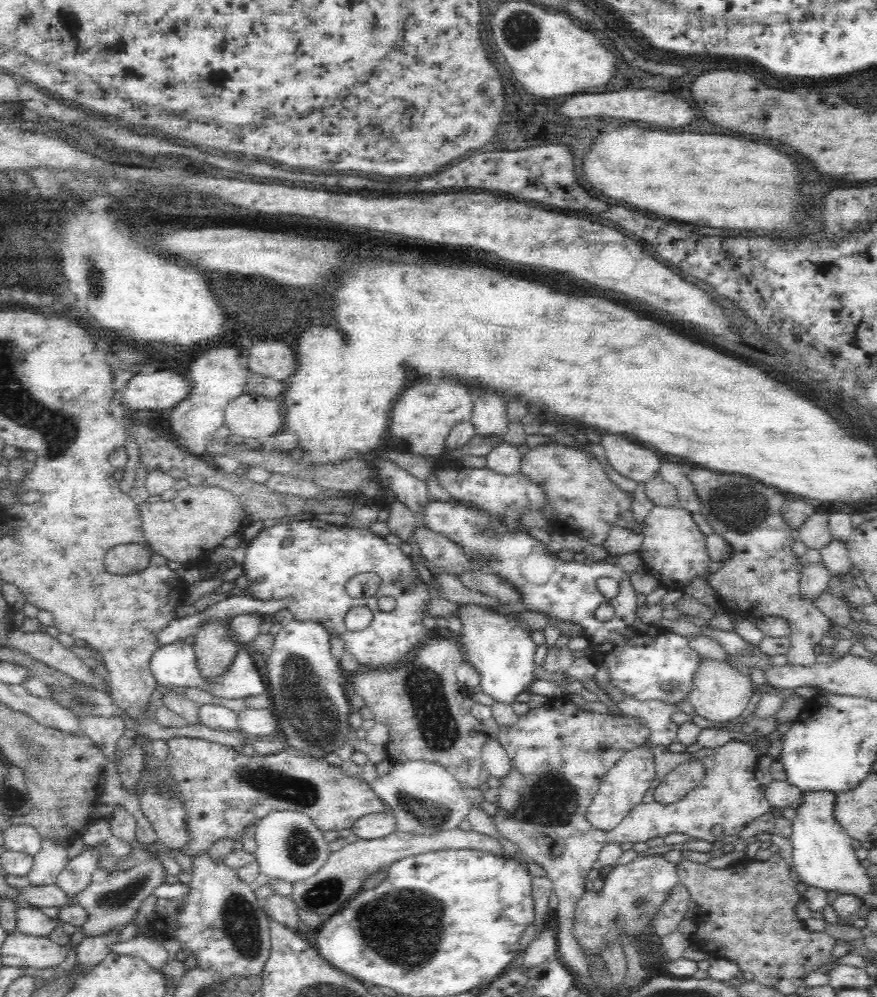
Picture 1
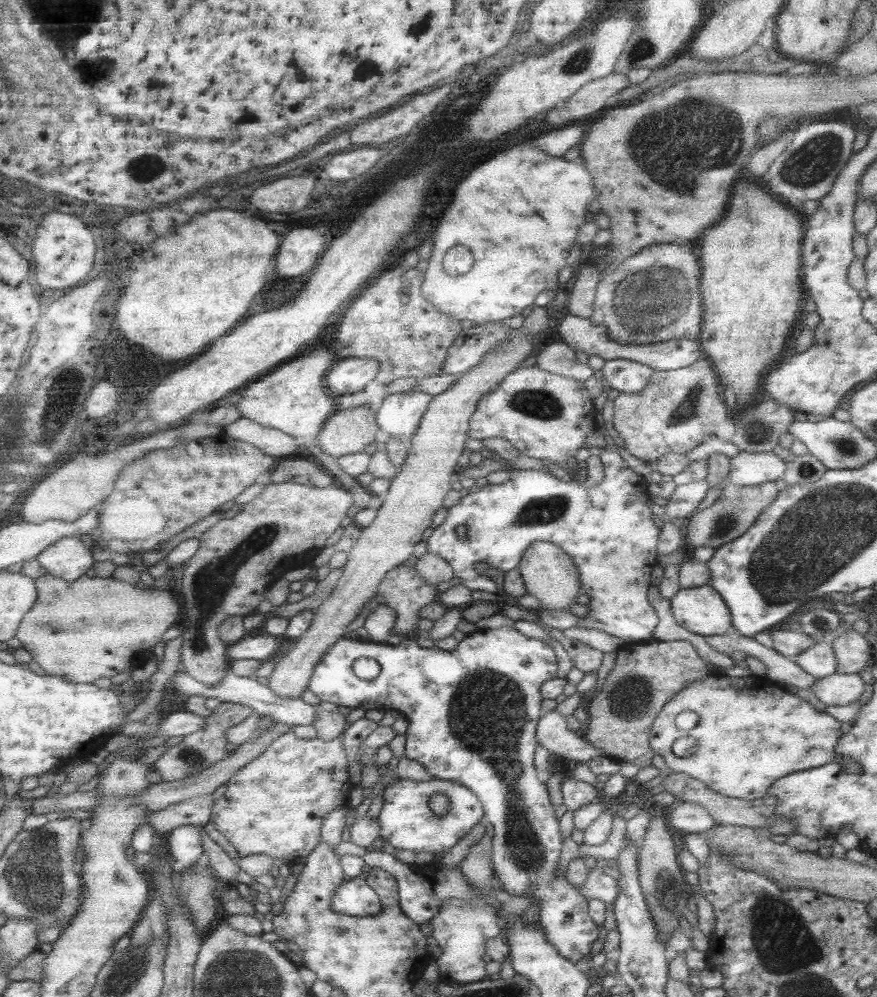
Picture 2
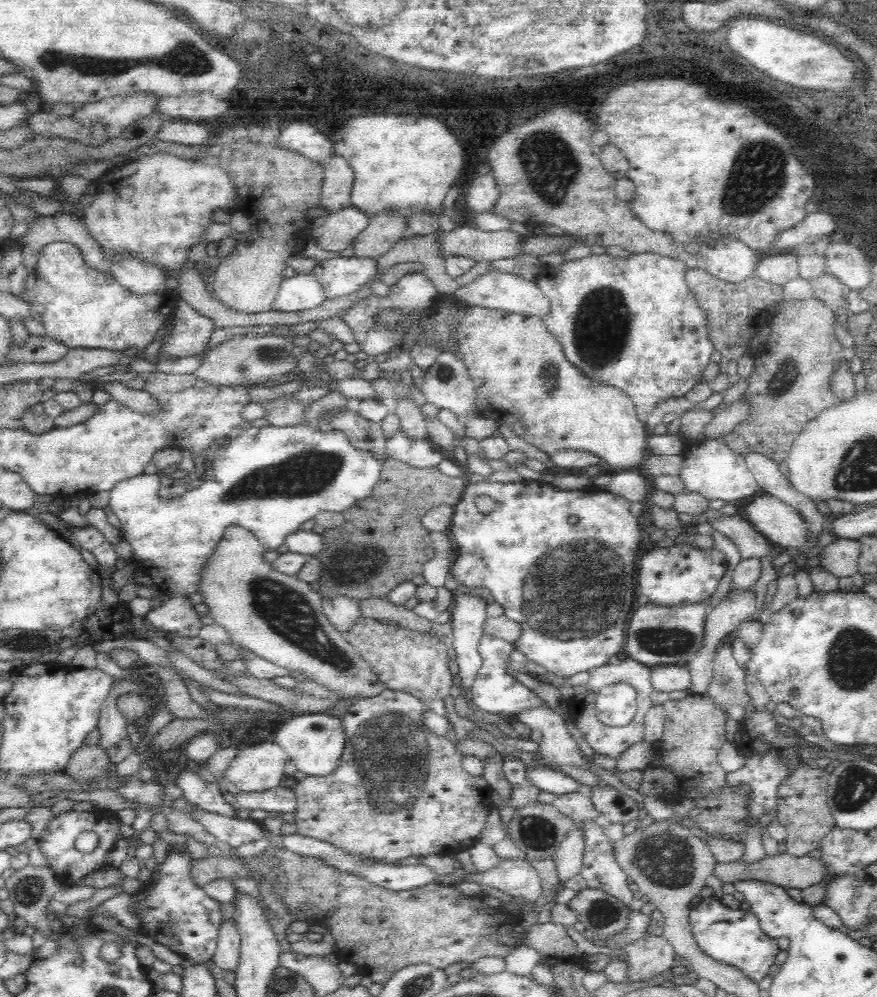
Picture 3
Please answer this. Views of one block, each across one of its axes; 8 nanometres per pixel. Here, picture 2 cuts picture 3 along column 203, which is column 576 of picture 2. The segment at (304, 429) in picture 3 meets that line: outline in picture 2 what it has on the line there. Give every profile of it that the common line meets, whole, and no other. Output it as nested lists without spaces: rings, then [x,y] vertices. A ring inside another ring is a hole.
[[[603,450],[596,451],[598,457],[600,458],[601,464],[603,466],[603,480],[594,486],[583,486],[580,484],[580,479],[573,479],[571,482],[560,482],[556,477],[545,471],[537,470],[513,470],[513,475],[511,479],[507,482],[500,484],[487,484],[483,485],[481,488],[473,488],[469,490],[464,496],[461,496],[459,502],[455,506],[450,506],[447,508],[444,521],[433,528],[431,535],[425,541],[427,552],[434,554],[435,556],[445,559],[445,562],[452,568],[452,576],[459,578],[459,585],[471,590],[481,590],[481,592],[489,592],[489,594],[496,594],[497,586],[493,583],[486,575],[480,575],[473,568],[475,562],[485,562],[485,564],[490,564],[490,566],[503,570],[507,572],[512,568],[518,566],[519,561],[521,560],[522,552],[527,548],[527,545],[530,545],[531,542],[541,541],[548,542],[560,548],[573,560],[575,568],[577,568],[577,580],[579,580],[579,588],[581,588],[581,594],[585,594],[587,598],[586,606],[589,608],[587,615],[581,617],[577,622],[576,626],[579,628],[587,628],[587,630],[599,630],[599,632],[605,632],[605,634],[610,634],[615,636],[615,638],[620,638],[623,640],[623,643],[637,643],[637,642],[646,642],[651,640],[651,633],[657,624],[657,615],[653,612],[649,602],[647,602],[647,589],[650,587],[650,572],[652,567],[657,565],[657,551],[656,544],[659,536],[659,527],[653,522],[651,515],[652,512],[649,510],[649,496],[646,493],[646,479],[637,476],[633,473],[629,467],[627,467],[625,461],[621,459],[621,456],[617,452],[608,452]],[[457,526],[463,526],[467,533],[465,537],[459,539],[455,528]]]

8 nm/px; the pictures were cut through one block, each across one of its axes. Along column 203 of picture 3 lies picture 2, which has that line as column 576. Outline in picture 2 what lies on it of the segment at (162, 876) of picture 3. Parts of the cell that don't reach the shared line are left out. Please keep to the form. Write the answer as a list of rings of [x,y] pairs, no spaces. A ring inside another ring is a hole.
[[[501,626],[494,629],[477,629],[473,633],[466,635],[456,645],[456,648],[451,651],[438,650],[437,648],[421,648],[419,644],[416,644],[414,640],[401,637],[401,641],[397,646],[381,645],[371,643],[368,641],[351,641],[351,639],[337,639],[336,642],[327,648],[327,651],[319,658],[319,661],[315,664],[310,678],[308,679],[307,689],[313,693],[314,696],[319,697],[319,701],[322,706],[325,707],[338,707],[343,706],[349,709],[363,709],[367,710],[383,710],[383,713],[388,711],[397,711],[399,715],[405,717],[407,721],[407,731],[404,733],[404,750],[403,756],[407,760],[413,760],[419,766],[425,768],[427,774],[431,774],[433,779],[441,781],[450,781],[451,783],[457,783],[460,786],[466,787],[471,790],[475,797],[479,800],[483,811],[483,816],[479,822],[487,822],[491,824],[493,830],[491,838],[491,857],[490,857],[490,869],[492,874],[499,880],[499,886],[497,886],[502,894],[507,893],[511,896],[521,896],[521,894],[529,894],[531,896],[531,904],[535,904],[539,908],[539,918],[537,920],[537,927],[542,933],[543,939],[555,950],[559,956],[567,958],[569,962],[575,963],[579,958],[584,958],[586,953],[591,948],[591,944],[599,937],[598,926],[591,921],[591,918],[587,915],[587,898],[583,897],[573,885],[565,881],[564,875],[561,878],[555,877],[555,870],[557,870],[557,862],[559,862],[559,852],[561,852],[561,834],[559,828],[553,822],[553,816],[555,814],[554,807],[548,800],[548,793],[546,786],[543,782],[539,782],[535,776],[535,769],[533,767],[533,750],[537,748],[537,741],[535,741],[536,725],[541,714],[540,703],[543,700],[539,690],[541,684],[552,680],[556,677],[556,659],[553,650],[547,643],[540,642],[540,640],[533,640],[533,638],[527,638],[523,634],[519,634],[512,626]],[[357,658],[371,658],[375,660],[379,666],[377,676],[371,680],[359,680],[353,675],[351,670],[353,662]]]

